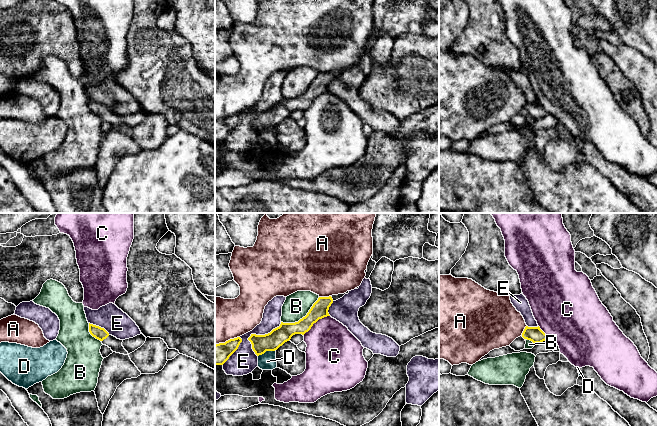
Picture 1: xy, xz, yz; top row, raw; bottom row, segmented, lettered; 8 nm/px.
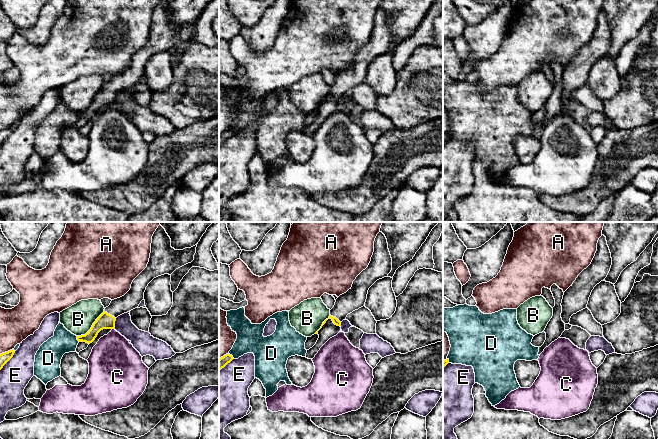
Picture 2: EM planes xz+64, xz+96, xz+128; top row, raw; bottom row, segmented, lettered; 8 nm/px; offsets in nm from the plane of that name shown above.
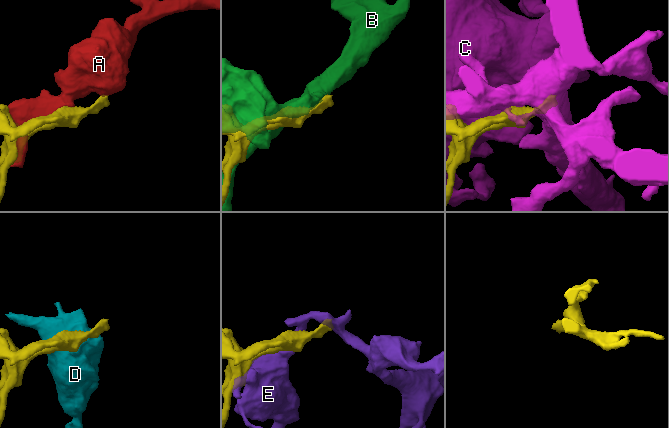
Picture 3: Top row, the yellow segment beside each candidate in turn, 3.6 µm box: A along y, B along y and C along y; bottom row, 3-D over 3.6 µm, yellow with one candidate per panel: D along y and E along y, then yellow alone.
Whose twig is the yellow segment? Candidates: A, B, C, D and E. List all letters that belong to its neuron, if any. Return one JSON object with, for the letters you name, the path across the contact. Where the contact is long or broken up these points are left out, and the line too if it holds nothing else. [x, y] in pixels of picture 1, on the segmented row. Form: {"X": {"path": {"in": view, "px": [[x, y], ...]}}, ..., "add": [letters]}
{"add": []}

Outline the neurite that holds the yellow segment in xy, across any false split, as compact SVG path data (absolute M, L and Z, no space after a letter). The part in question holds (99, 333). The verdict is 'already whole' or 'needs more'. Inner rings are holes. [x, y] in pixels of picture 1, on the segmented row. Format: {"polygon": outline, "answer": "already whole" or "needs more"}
{"polygon": "M89 323L89 332L93 337L100 340L103 345L108 346L113 352L129 355L122 346L123 340L110 335L104 328Z", "answer": "needs more"}

